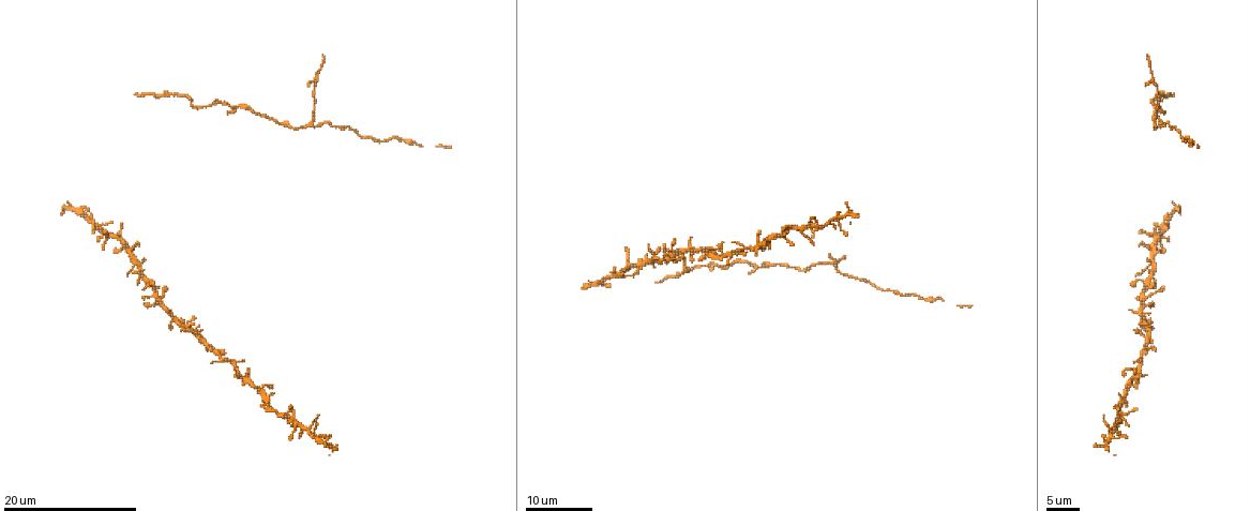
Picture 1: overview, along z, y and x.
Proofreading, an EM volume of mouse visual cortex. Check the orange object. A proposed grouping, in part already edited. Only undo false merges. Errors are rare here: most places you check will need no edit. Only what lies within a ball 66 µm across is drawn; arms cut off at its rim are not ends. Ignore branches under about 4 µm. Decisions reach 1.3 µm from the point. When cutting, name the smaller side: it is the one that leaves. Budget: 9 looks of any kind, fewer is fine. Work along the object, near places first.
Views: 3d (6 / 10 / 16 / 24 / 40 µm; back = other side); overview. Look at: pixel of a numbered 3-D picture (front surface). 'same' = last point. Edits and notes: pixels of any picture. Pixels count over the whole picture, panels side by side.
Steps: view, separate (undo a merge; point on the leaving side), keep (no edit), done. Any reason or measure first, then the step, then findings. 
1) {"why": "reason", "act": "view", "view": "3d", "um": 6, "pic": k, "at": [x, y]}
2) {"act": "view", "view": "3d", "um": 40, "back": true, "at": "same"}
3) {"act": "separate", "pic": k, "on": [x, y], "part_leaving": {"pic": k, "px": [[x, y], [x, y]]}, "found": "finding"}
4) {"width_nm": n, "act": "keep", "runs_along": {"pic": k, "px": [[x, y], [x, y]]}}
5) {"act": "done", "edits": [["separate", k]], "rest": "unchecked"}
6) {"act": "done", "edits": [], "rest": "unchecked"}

{"why": "calibre changes", "act": "view", "view": "3d", "um": 16, "pic": 1, "at": [413, 143]}

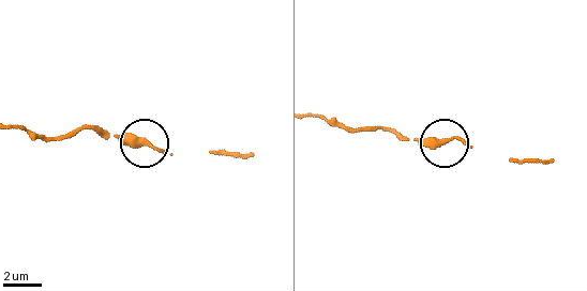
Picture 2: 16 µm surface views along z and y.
{"act": "view", "view": "3d", "um": 10, "pic": 2, "at": [438, 144]}

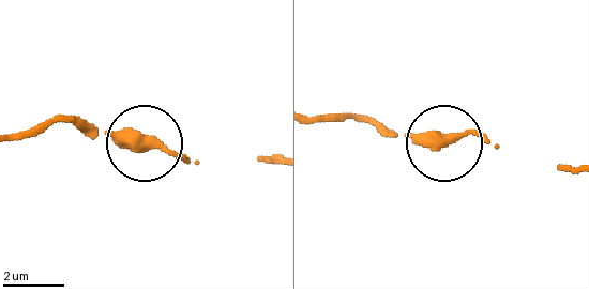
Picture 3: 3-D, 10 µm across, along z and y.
{"act": "keep", "runs_along": {"pic": 3, "px": [[318, 121], [349, 116], [438, 141]]}, "found": "continuous, no second neuron"}

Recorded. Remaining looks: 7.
{"why": "three-way junction", "act": "view", "view": "3d", "um": 16, "pic": 1, "at": [1155, 125]}

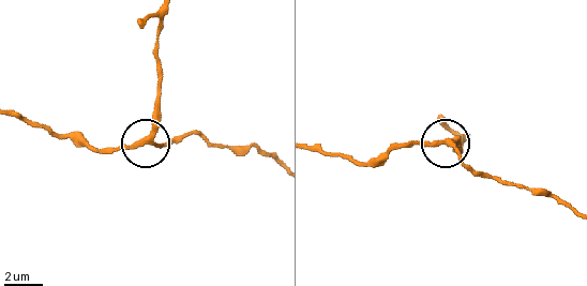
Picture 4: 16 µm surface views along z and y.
{"act": "view", "view": "3d", "um": 10, "pic": 4, "at": [449, 141]}

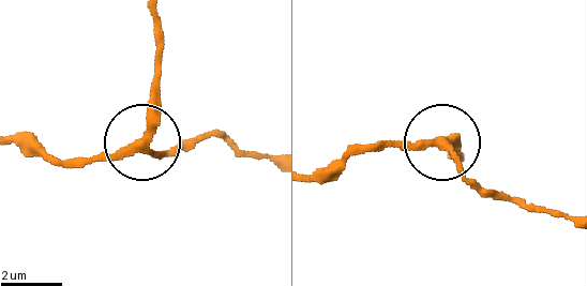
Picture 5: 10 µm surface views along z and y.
{"act": "keep", "runs_along": {"pic": 5, "px": [[11, 138], [57, 161], [119, 159], [149, 115], [157, 41]]}, "found": "continuous, no second neuron"}

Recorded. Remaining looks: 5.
{"why": "three-way junction", "act": "view", "view": "3d", "um": 24, "pic": 1, "at": [755, 267]}

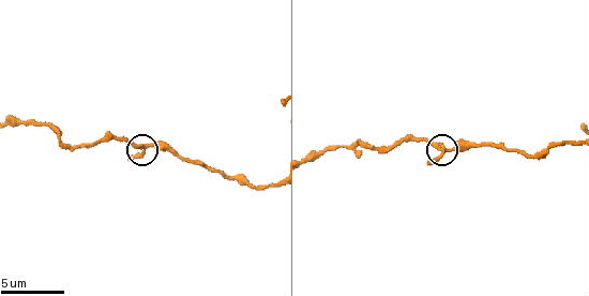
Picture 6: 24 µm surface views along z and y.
{"why": "closer look", "act": "view", "view": "3d", "um": 10, "pic": 6, "at": [145, 147]}

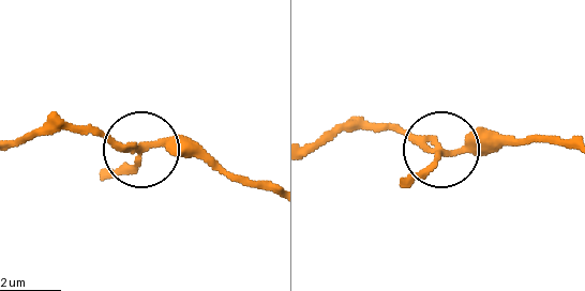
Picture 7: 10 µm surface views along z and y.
{"arms": 3, "act": "keep", "found": "continuous, no second neuron"}

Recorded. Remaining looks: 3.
{"why": "three-way junction", "act": "view", "view": "3d", "um": 10, "pic": 6, "at": [48, 123]}

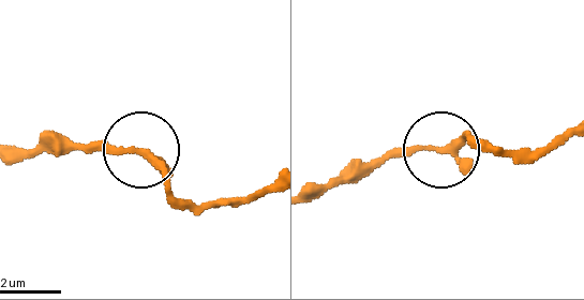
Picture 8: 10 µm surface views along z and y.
{"act": "view", "view": "3d", "um": 6, "pic": 8, "at": [140, 153]}

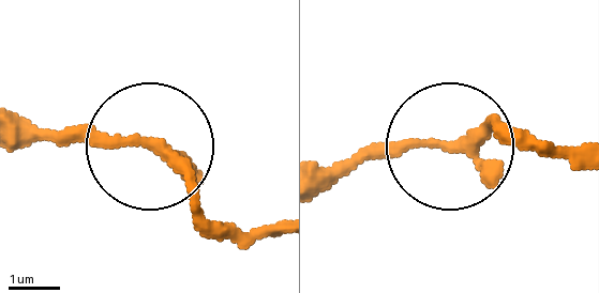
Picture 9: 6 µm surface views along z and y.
{"arms": 3, "act": "keep", "found": "one neuron here"}

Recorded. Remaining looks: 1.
{"act": "done", "edits": [], "rest": "unchecked"}

